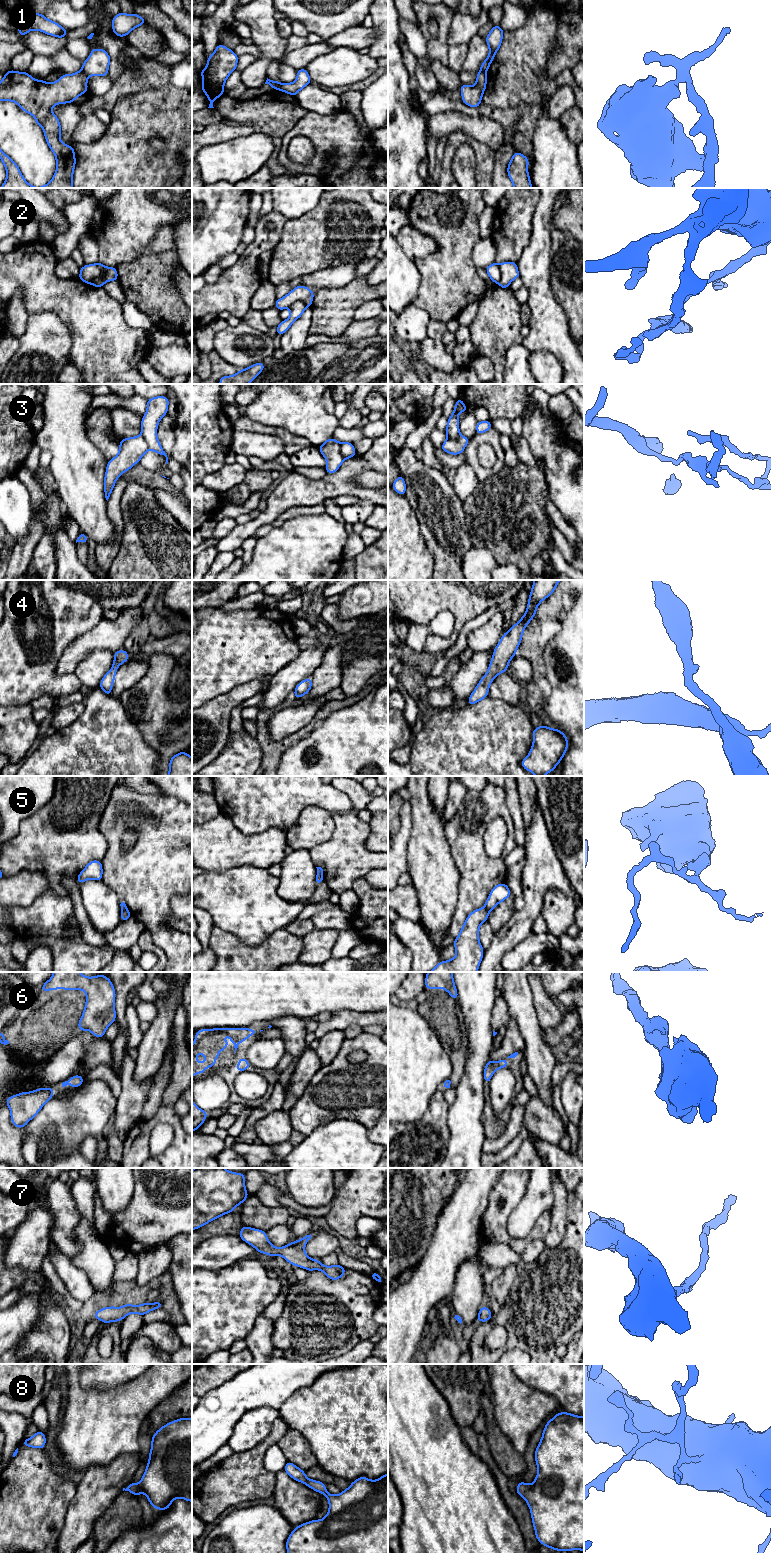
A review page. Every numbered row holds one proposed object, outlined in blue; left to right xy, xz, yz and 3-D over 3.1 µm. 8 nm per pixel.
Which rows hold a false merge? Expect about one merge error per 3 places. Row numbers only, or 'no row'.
1, 2, 3, 5

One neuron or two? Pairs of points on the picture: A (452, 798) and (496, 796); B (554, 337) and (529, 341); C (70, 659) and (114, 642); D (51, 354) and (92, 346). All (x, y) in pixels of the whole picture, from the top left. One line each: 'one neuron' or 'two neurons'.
A: two neurons
B: one neuron
C: one neuron
D: two neurons

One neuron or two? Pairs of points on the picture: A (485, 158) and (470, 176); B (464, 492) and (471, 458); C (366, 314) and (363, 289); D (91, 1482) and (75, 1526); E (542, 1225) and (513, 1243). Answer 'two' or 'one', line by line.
A: two
B: two
C: two
D: one
E: one

